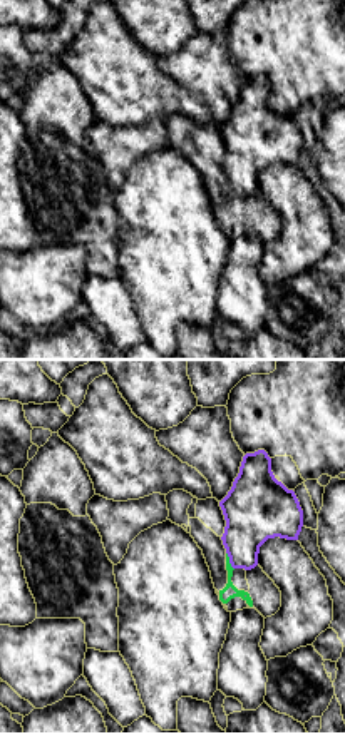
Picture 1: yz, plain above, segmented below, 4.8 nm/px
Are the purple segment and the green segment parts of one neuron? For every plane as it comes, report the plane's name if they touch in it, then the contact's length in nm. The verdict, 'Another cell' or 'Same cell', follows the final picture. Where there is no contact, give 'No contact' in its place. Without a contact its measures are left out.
Touches purple in yz. Shared border 90 nm

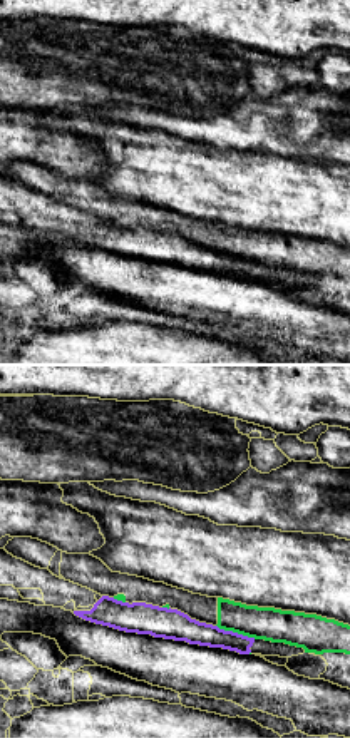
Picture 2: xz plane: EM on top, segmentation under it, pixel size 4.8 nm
Touches purple in xz. Shared border 200 nm

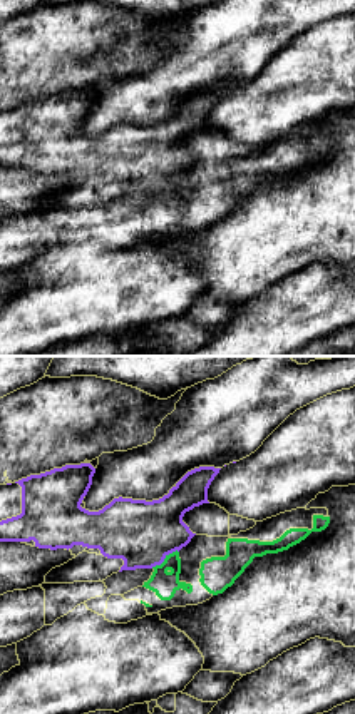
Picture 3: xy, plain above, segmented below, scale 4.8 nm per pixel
Touches purple in xy. Shared border 160 nm

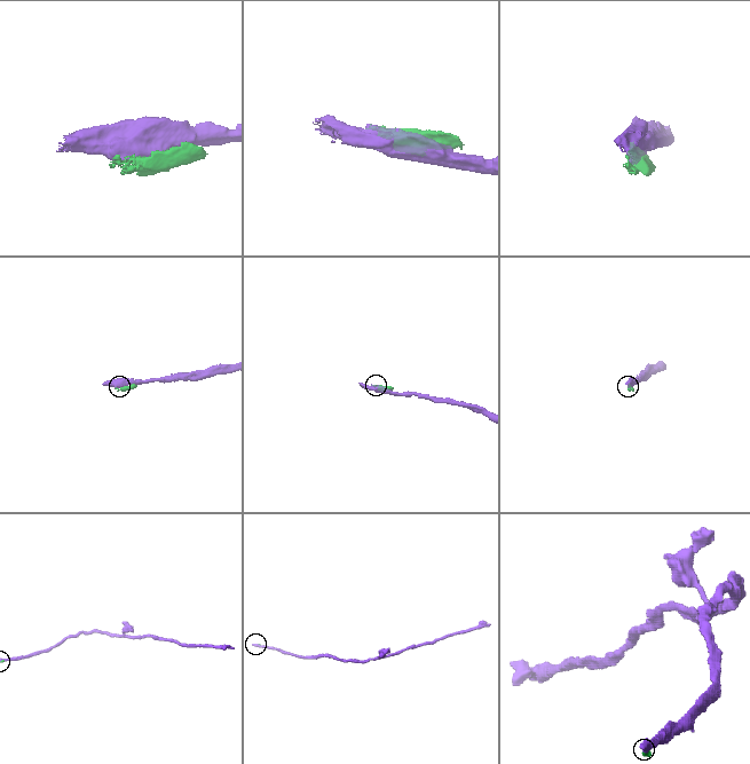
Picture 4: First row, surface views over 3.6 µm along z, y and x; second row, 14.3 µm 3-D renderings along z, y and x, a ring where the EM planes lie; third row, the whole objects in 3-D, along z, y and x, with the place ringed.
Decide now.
Another cell

